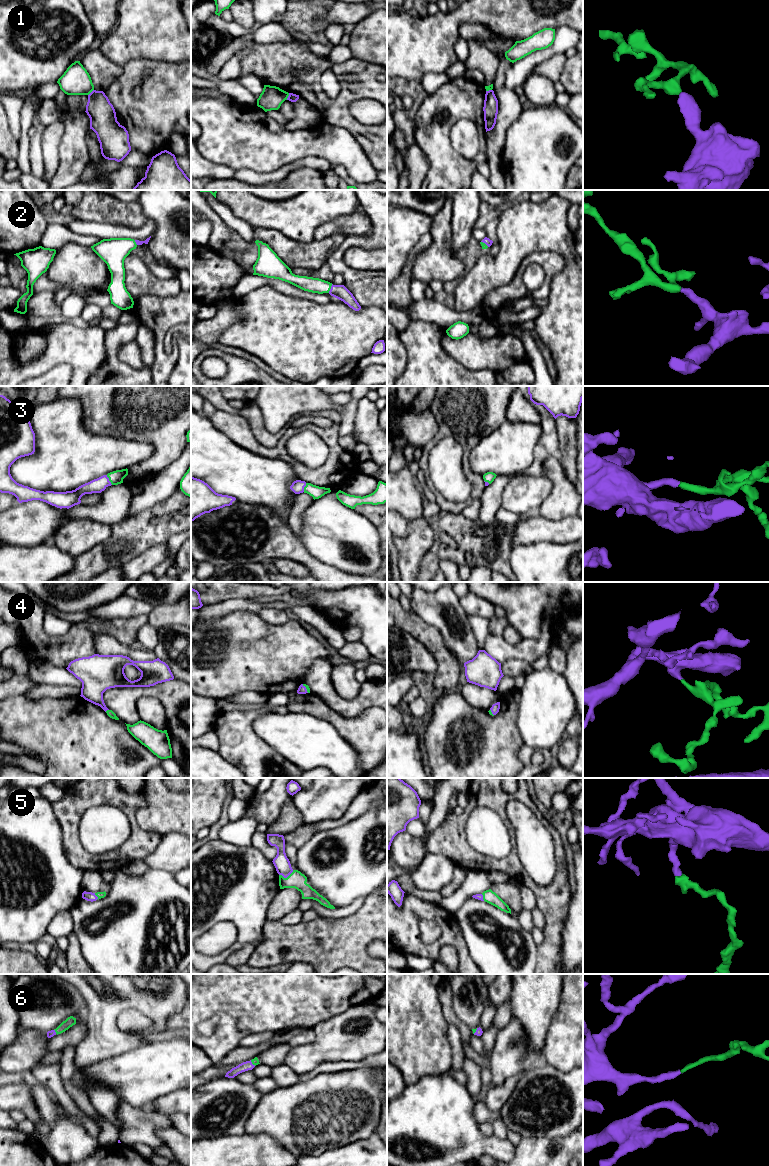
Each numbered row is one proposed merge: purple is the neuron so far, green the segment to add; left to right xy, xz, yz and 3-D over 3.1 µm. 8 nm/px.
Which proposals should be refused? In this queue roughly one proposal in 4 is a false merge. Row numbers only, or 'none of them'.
1

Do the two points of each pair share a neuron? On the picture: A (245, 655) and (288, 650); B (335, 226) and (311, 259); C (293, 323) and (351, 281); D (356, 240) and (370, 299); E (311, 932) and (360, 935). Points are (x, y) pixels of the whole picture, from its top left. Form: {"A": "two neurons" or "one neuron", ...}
{"A": "one neuron", "B": "two neurons", "C": "two neurons", "D": "one neuron", "E": "one neuron"}

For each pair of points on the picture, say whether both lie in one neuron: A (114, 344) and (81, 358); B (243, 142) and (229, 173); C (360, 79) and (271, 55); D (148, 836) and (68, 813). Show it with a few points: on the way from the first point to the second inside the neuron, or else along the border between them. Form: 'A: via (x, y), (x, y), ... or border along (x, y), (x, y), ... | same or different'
A: border along (105, 331), (105, 357), (96, 370) | different
B: border along (208, 161), (230, 166), (235, 171) | different
C: via (338, 68), (329, 65), (293, 65) | same
D: via (132, 818), (130, 812), (115, 797), (90, 797) | same

